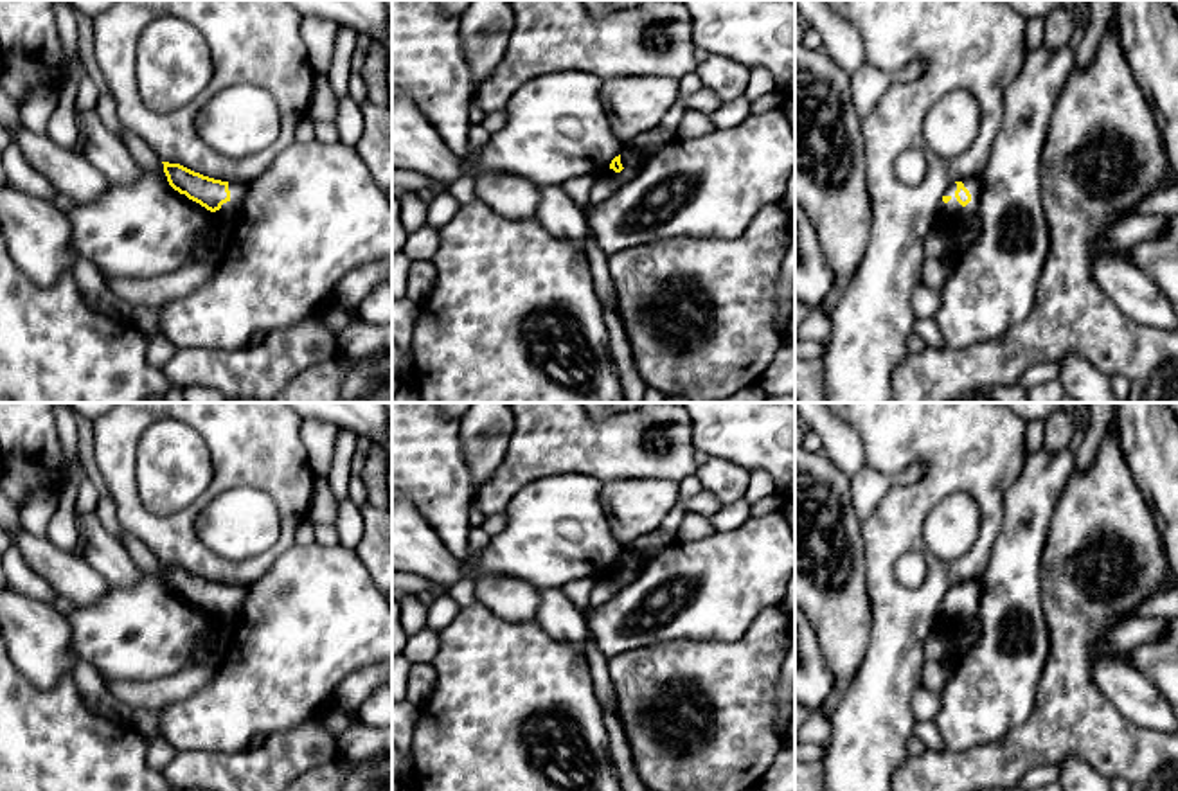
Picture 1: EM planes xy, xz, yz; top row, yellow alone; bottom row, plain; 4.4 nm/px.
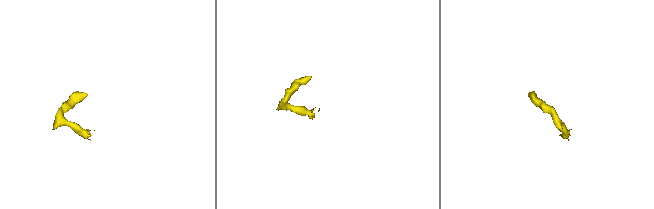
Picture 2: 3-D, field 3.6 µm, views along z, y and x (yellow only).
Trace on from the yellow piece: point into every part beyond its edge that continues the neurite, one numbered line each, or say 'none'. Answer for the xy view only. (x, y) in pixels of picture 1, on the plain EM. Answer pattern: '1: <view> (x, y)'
1: xy (229, 613)

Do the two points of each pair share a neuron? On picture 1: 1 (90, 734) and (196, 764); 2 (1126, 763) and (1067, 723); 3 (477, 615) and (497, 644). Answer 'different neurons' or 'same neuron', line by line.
1: different neurons
2: same neuron
3: same neuron

